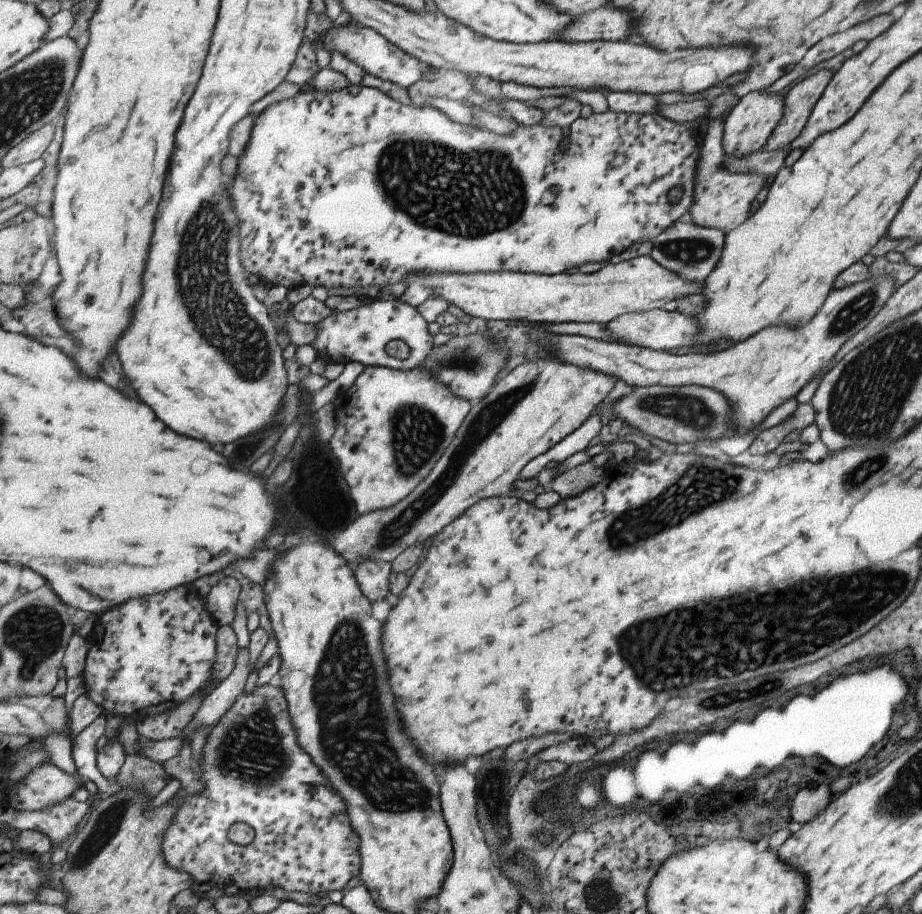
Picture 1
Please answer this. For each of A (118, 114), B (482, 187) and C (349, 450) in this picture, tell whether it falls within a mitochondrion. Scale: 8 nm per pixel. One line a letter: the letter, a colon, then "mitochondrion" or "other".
A: other
B: mitochondrion
C: other

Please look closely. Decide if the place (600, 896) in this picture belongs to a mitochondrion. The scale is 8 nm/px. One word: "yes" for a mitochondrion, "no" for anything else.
yes

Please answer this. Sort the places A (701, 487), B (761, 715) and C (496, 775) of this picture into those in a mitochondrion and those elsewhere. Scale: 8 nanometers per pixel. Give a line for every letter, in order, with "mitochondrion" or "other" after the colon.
A: mitochondrion
B: other
C: other

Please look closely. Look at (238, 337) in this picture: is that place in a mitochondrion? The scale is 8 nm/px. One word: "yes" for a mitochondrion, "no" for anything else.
yes

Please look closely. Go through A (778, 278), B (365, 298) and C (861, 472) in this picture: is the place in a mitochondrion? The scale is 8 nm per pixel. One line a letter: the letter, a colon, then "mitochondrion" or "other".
A: other
B: other
C: mitochondrion

